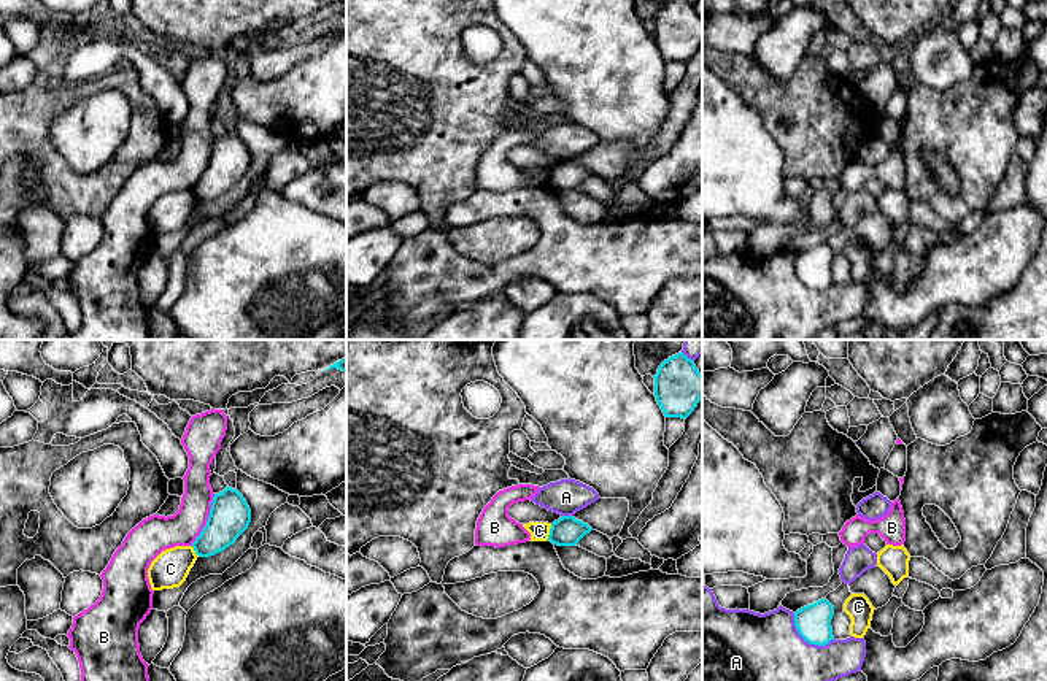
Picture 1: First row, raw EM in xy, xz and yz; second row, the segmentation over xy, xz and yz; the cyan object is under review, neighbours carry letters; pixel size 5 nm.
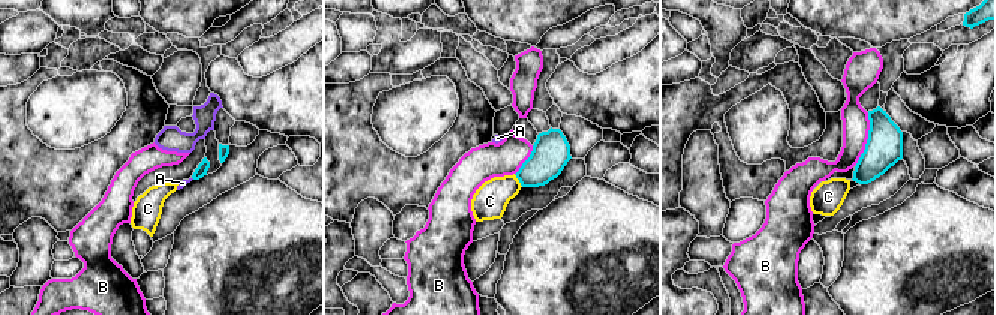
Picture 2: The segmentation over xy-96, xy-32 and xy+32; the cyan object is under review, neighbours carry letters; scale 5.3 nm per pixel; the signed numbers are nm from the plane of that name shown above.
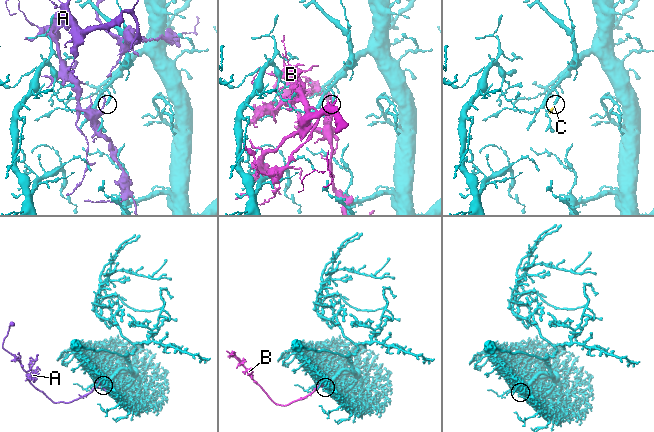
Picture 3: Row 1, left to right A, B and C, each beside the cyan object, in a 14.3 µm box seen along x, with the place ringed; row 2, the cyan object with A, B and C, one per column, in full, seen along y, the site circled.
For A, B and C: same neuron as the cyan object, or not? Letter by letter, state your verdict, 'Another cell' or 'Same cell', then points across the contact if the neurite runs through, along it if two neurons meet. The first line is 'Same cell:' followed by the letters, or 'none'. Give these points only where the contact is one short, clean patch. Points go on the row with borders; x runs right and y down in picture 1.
Same cell: C
A: Another cell
B: Another cell
C: Same cell

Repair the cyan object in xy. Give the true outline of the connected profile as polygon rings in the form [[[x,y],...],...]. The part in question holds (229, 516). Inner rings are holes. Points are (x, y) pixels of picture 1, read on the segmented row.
[[[232,487],[214,494],[207,525],[192,543],[197,556],[214,556],[230,544],[248,529],[251,510],[243,495]]]

